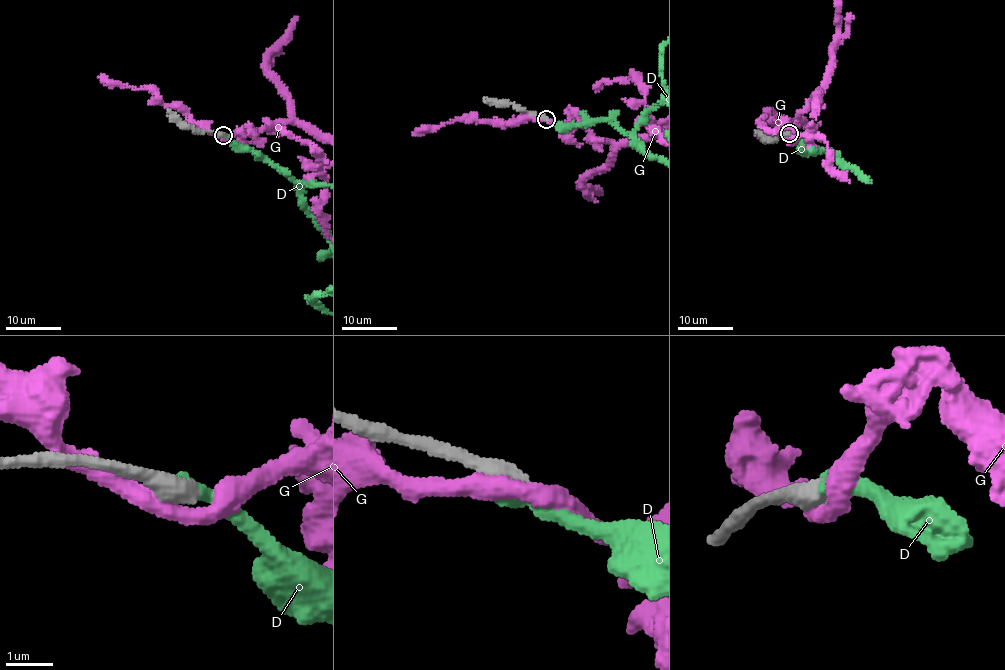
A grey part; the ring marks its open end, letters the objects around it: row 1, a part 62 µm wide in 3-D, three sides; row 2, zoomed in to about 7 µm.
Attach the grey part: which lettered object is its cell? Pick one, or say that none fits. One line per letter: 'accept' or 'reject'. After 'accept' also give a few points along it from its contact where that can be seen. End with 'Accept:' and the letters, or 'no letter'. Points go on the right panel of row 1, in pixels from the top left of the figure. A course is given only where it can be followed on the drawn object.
D: accept
G: reject
Accept: D

